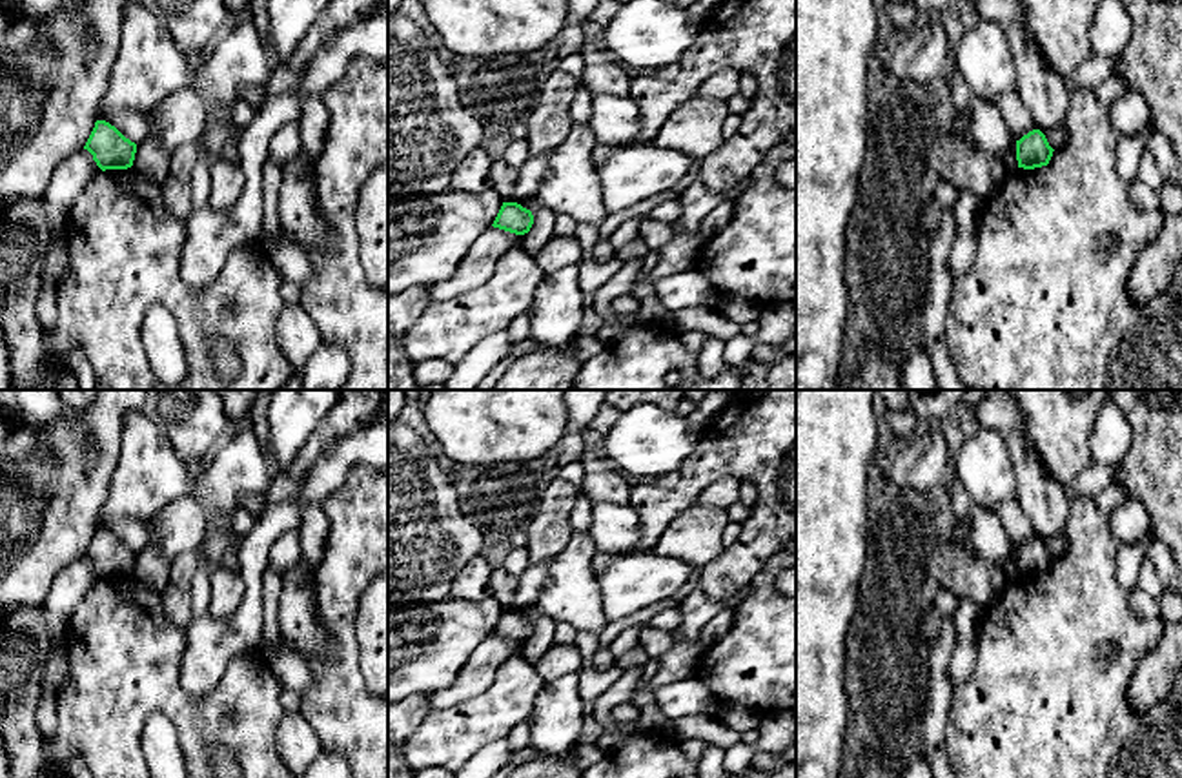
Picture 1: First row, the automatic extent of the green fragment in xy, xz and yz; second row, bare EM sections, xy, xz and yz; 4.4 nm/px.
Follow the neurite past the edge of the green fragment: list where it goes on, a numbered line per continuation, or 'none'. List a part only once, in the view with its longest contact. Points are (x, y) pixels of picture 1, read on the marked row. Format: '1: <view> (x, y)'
none

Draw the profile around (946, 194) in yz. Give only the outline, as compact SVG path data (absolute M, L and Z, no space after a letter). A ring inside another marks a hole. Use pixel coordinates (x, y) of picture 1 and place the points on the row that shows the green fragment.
M940 182L936 186L934 199L943 211L953 211L958 202L958 189L949 182Z

